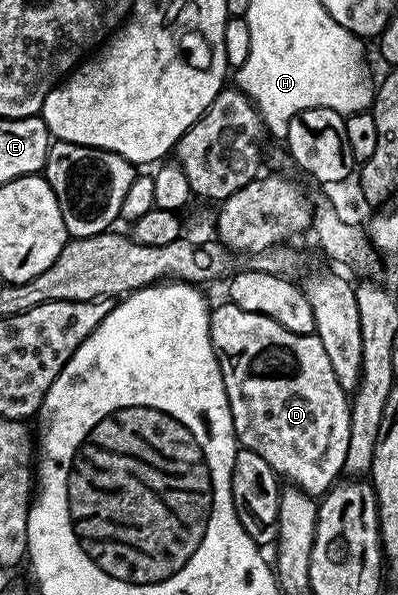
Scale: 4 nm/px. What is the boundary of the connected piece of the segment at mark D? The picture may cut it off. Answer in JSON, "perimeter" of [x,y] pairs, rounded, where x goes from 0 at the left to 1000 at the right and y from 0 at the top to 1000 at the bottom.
{"perimeter":[[[585,509],[568,513],[540,511],[528,523],[528,568],[538,595],[553,617],[553,630],[563,637],[563,657],[573,664],[573,684],[583,691],[583,711],[588,713],[588,731],[598,736],[598,746],[623,758],[643,758],[671,775],[673,785],[696,795],[701,803],[719,802],[741,822],[761,822],[769,830],[791,839],[807,837],[839,820],[844,810],[862,800],[869,787],[869,766],[874,765],[874,738],[879,736],[879,676],[872,655],[854,650],[844,637],[844,624],[834,624],[834,610],[824,603],[824,590],[814,590],[814,576],[789,560],[736,560],[724,556],[704,543],[673,536],[651,526],[613,523],[613,516],[593,516]]]}

